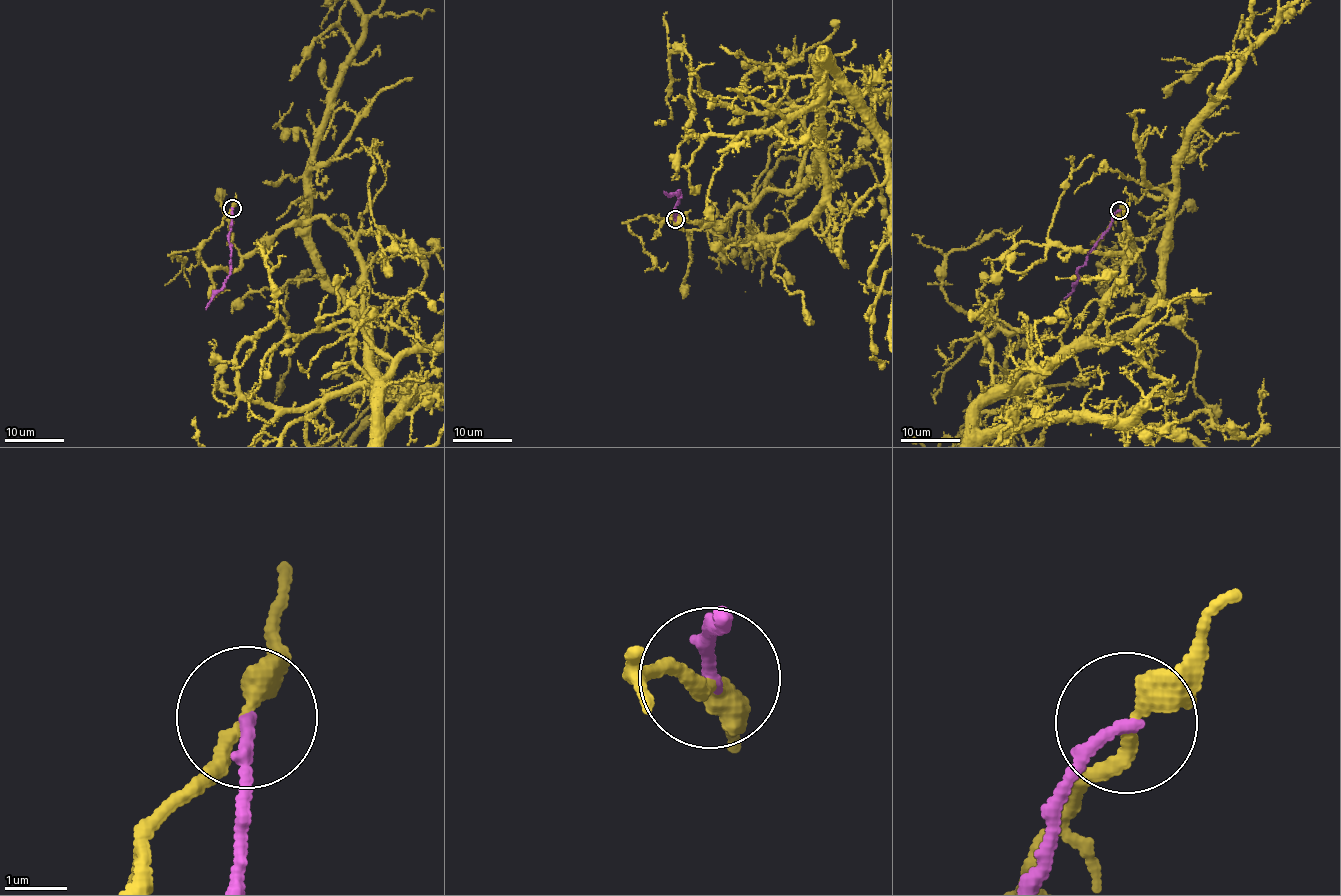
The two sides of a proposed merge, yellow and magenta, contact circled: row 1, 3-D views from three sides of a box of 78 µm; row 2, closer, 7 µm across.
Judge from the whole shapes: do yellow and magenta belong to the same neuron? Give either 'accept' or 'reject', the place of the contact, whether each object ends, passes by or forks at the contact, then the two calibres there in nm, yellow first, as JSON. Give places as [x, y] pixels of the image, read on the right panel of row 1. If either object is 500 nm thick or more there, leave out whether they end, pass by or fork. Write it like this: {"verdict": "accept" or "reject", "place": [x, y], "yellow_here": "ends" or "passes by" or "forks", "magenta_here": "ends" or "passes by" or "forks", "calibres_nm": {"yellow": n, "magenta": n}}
{"verdict": "reject", "place": [1119, 210], "yellow_here": "passes by", "magenta_here": "ends", "calibres_nm": {"yellow": 300, "magenta": 200}}

